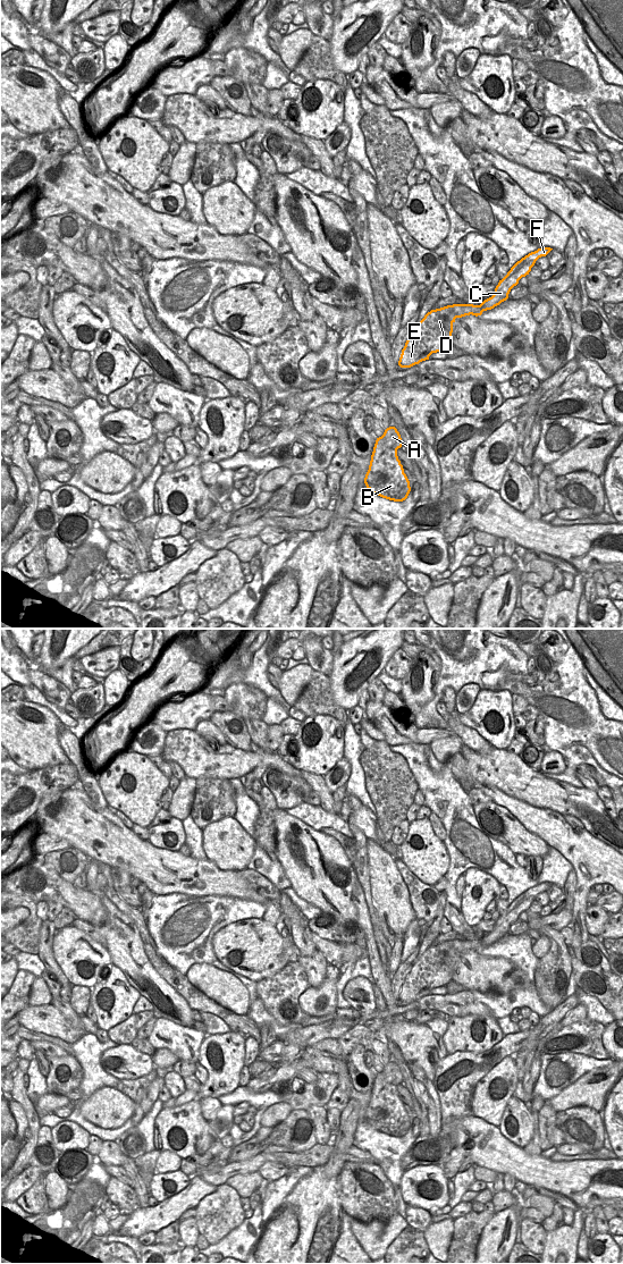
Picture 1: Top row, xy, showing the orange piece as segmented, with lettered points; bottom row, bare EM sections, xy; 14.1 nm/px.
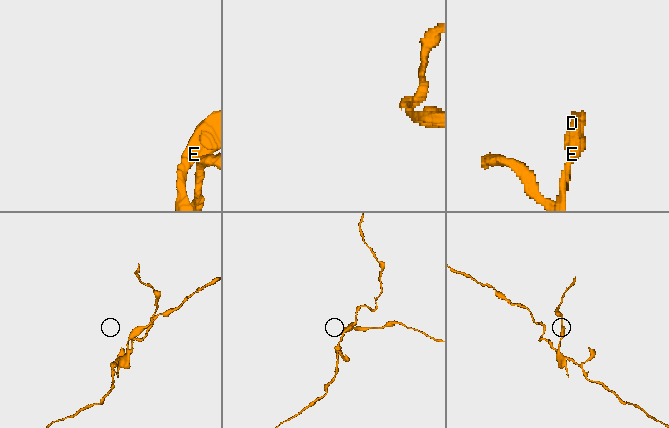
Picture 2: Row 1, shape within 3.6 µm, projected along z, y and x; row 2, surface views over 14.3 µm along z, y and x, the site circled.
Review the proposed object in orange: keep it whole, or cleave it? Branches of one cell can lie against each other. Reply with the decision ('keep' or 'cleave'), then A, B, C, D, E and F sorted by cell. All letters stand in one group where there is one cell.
cleave; groups A / B C D E F

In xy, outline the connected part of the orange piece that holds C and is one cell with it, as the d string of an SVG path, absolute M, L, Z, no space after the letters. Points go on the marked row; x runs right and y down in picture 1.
M541 247L517 261L507 275L499 280L494 295L480 305L453 304L428 312L407 338L398 365L411 368L429 360L432 353L446 351L452 346L453 323L456 318L470 314L481 315L483 311L491 310L506 301L511 289L519 284L522 277L529 275L536 261L546 256L552 250L550 247Z

